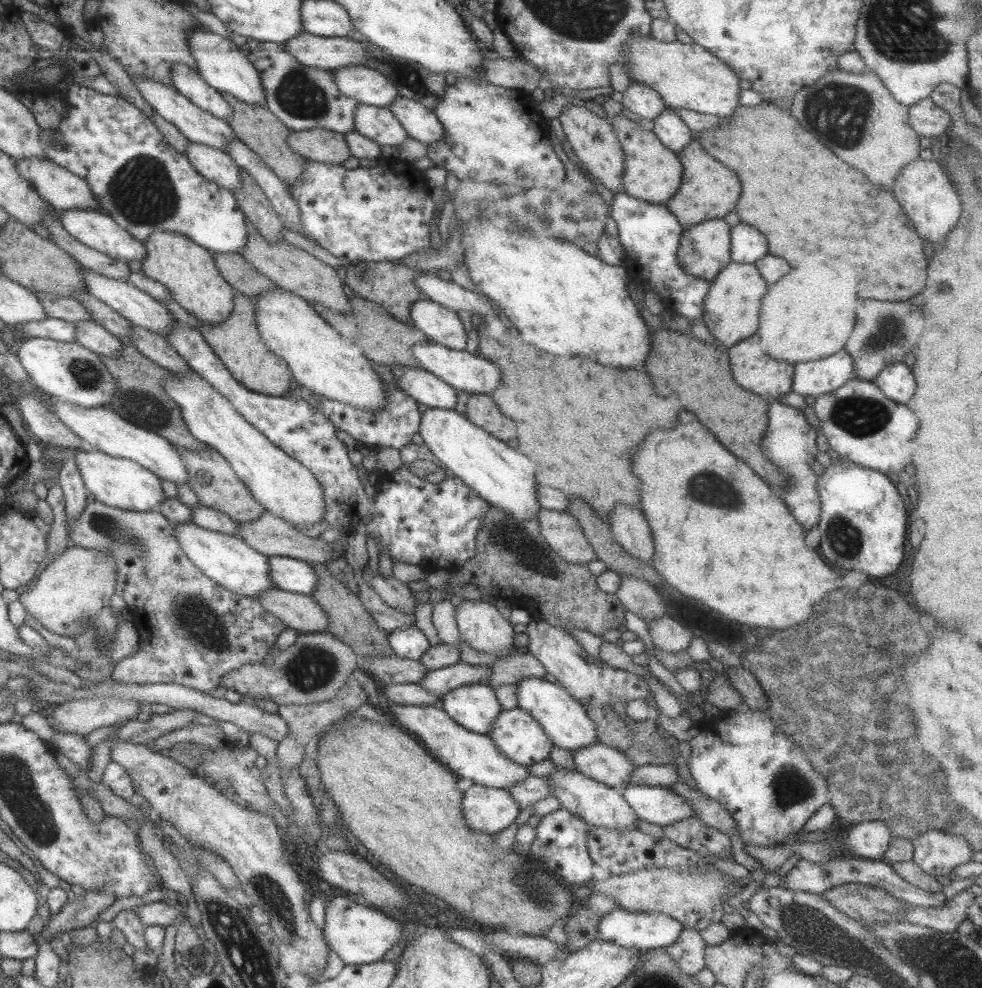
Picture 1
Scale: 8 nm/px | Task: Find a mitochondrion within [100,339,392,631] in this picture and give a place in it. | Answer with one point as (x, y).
(136, 407)

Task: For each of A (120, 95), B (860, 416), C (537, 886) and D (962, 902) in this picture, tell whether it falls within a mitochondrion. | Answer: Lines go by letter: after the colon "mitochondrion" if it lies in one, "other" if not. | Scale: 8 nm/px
A: other
B: mitochondrion
C: mitochondrion
D: other

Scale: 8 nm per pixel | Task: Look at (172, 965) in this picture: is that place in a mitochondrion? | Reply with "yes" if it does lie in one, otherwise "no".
no

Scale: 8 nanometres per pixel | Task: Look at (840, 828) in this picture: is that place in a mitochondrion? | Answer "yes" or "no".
no

